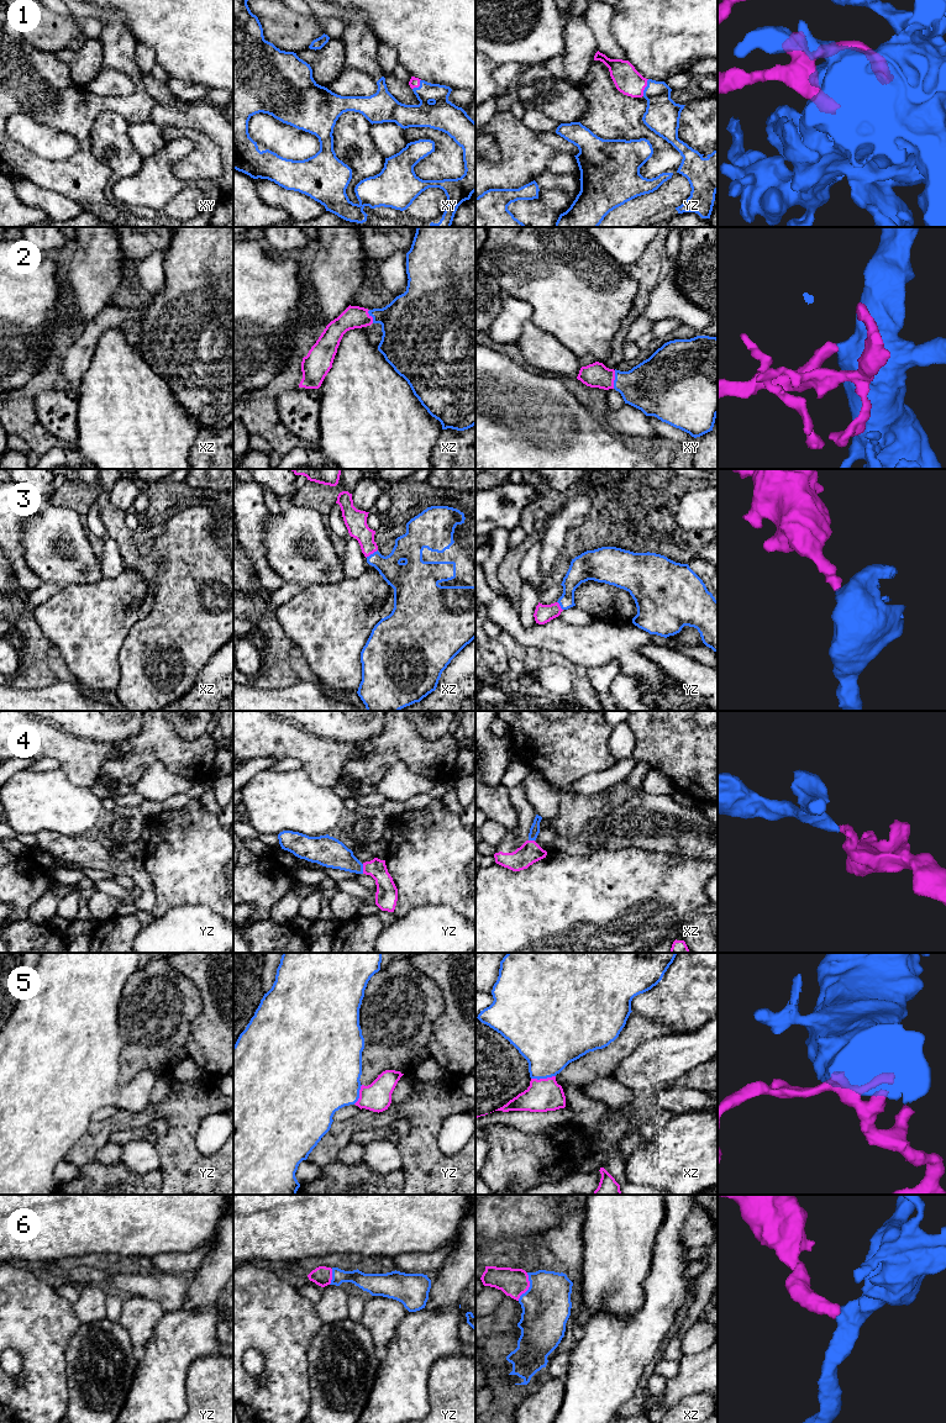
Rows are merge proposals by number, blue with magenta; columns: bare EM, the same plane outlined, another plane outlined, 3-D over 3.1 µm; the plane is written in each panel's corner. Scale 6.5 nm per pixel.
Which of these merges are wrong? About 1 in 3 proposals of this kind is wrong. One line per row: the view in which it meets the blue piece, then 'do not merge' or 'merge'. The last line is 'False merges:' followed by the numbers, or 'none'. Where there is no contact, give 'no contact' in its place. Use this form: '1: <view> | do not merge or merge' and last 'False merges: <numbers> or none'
1: yz | merge
2: xy | merge
3: xz | merge
4: yz | merge
5: xz | merge
6: xz | merge
False merges: none

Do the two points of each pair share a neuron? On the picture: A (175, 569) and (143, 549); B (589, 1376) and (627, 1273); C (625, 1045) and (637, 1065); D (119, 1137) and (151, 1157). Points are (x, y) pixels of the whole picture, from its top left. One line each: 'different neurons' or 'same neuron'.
A: different neurons
B: different neurons
C: different neurons
D: different neurons

